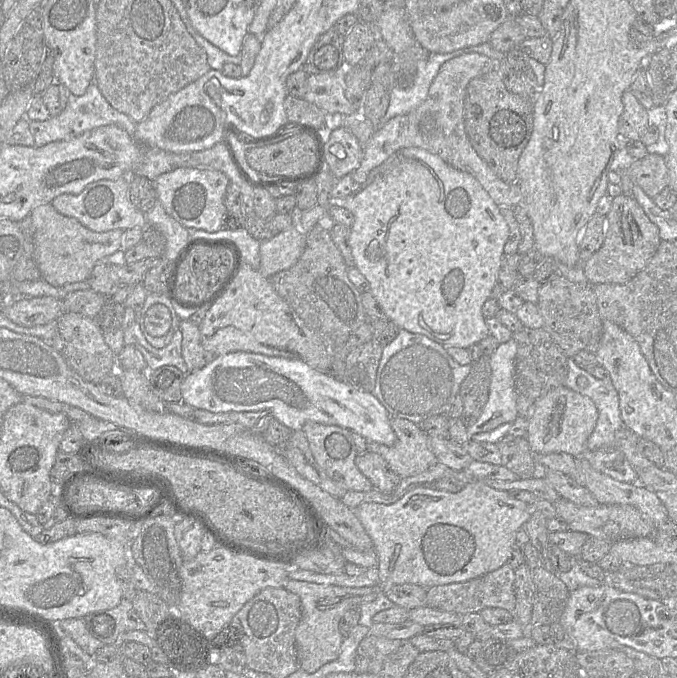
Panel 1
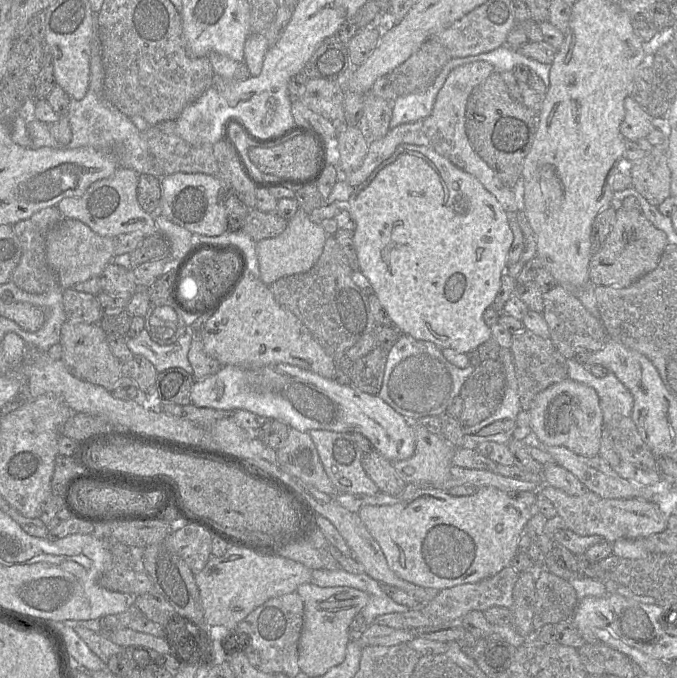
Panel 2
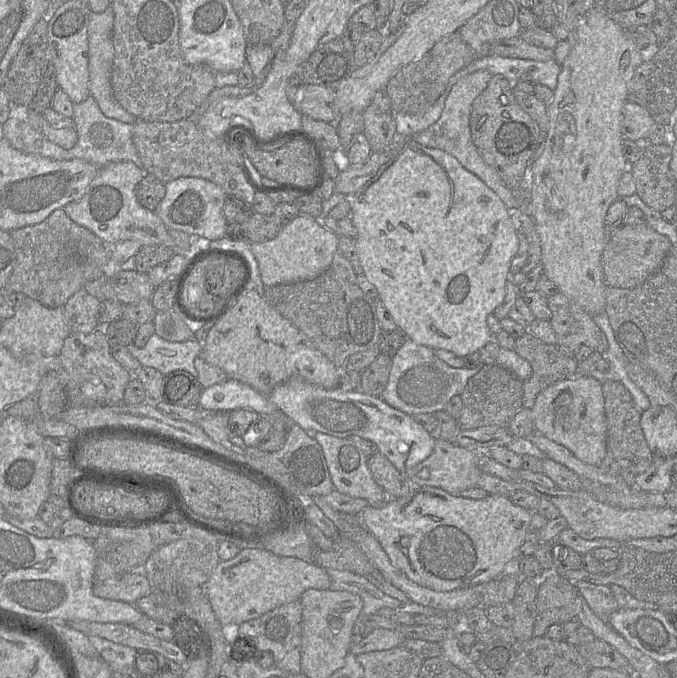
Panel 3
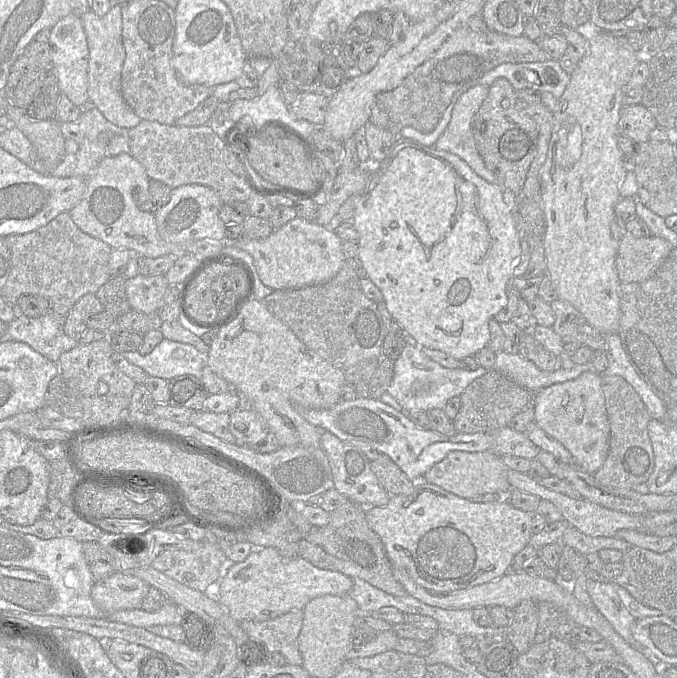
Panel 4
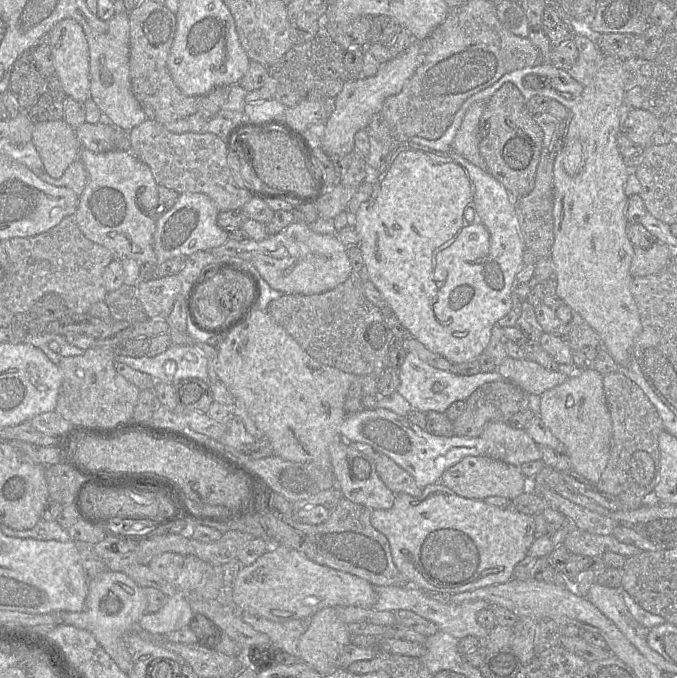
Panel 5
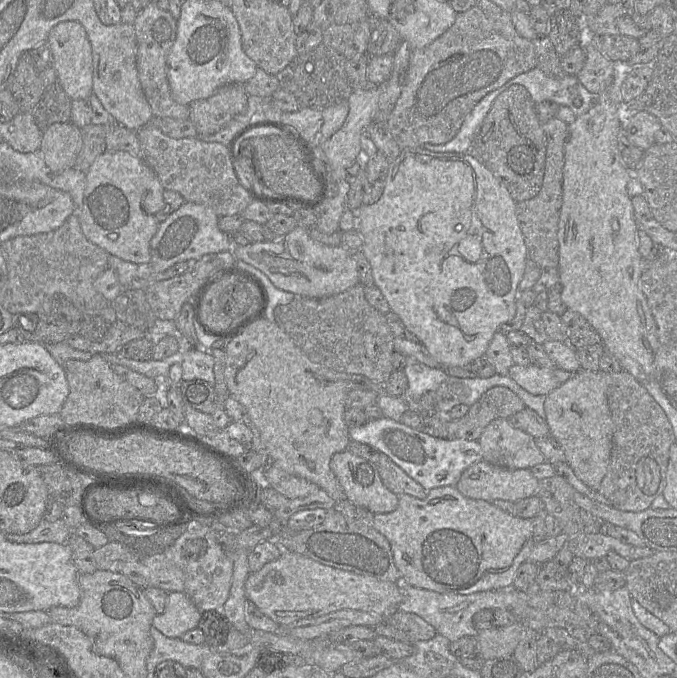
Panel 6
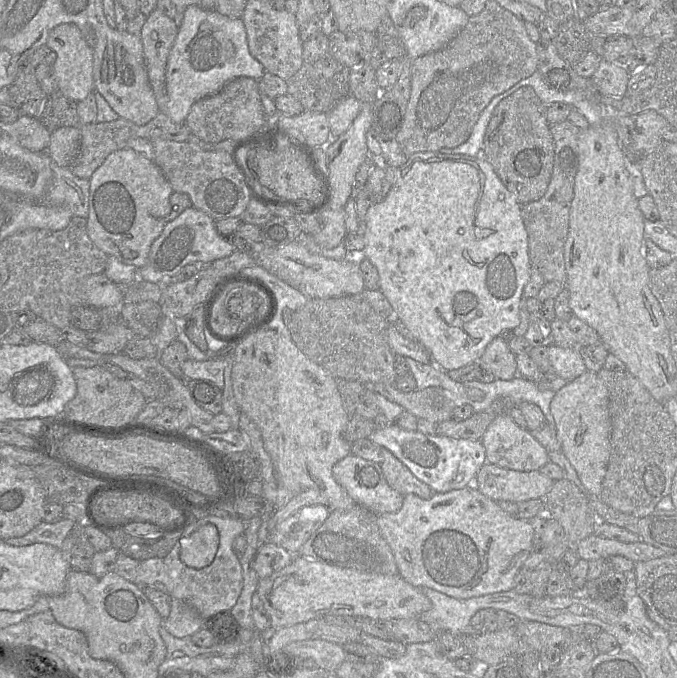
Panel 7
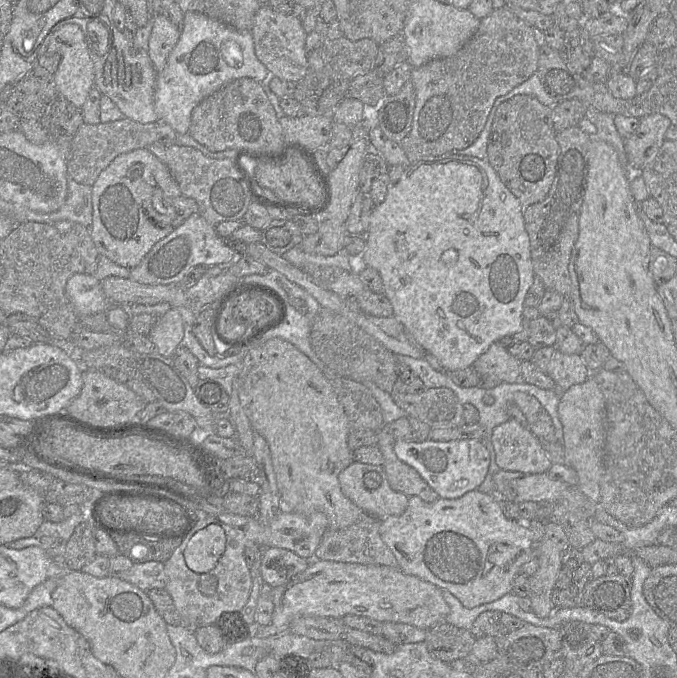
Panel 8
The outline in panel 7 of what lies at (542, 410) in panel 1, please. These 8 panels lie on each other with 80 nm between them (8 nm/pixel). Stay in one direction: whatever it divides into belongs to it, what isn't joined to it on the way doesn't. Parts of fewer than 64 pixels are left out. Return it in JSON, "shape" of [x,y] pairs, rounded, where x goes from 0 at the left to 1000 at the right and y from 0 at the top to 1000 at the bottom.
{"shape":[[[864,547],[823,575],[812,596],[829,665],[874,732],[885,735],[901,674],[900,580],[882,549]]]}

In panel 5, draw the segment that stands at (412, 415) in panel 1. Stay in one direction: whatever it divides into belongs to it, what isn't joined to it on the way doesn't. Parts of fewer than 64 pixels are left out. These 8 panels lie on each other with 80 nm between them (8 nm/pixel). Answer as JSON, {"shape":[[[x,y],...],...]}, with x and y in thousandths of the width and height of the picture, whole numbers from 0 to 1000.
{"shape":[[[603,519],[595,537],[588,543],[591,566],[586,577],[573,584],[558,586],[558,600],[600,614],[607,603],[631,609],[657,608],[672,591],[687,591],[709,568],[722,562],[744,560],[736,547],[708,549],[696,555],[671,552],[643,543],[622,531],[614,521]]]}

